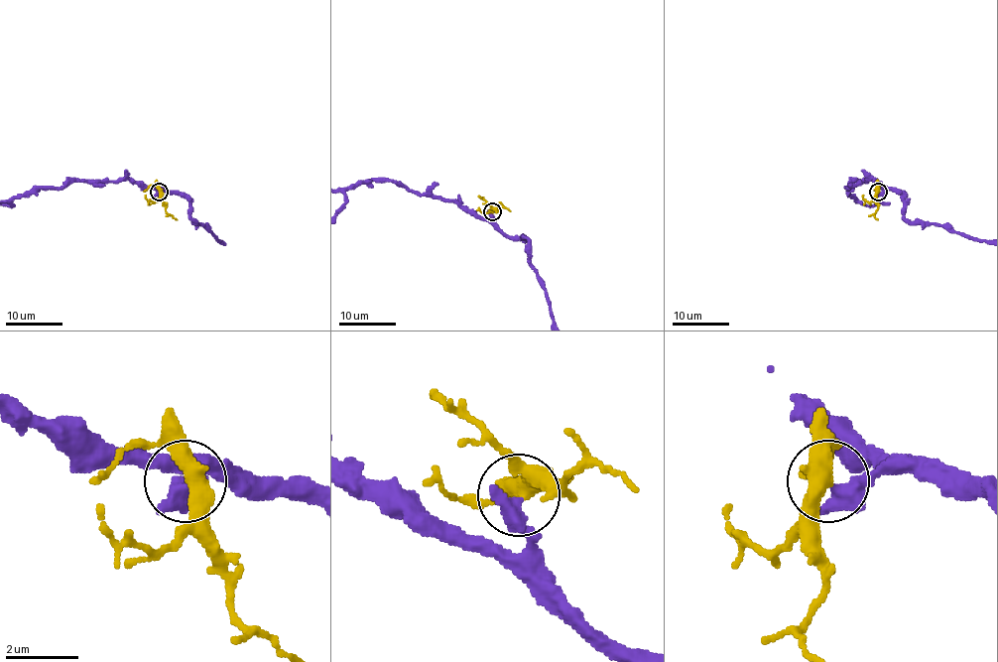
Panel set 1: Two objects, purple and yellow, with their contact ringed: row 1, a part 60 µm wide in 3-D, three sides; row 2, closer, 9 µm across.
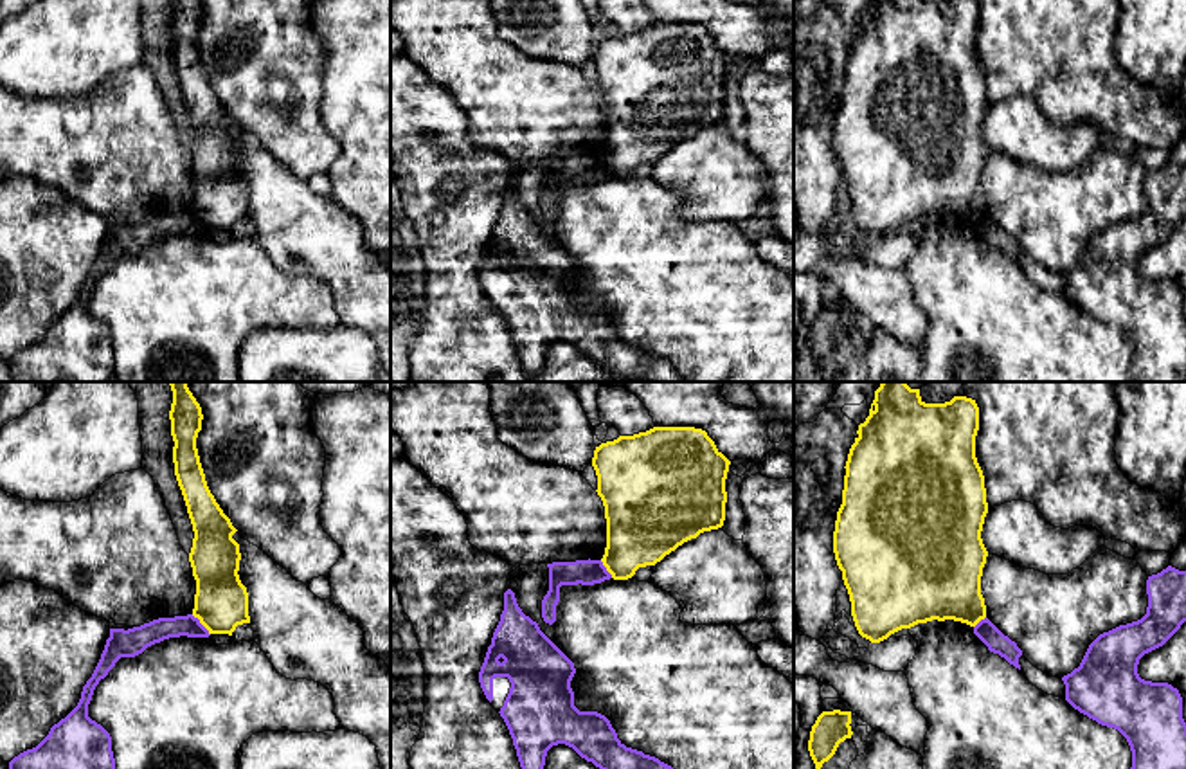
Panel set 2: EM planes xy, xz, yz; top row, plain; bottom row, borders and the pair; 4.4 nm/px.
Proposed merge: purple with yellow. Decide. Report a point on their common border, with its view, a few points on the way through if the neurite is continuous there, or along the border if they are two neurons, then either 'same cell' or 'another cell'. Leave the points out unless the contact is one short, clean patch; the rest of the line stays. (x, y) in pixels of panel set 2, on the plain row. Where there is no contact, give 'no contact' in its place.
xy (200, 220) | along xy (191, 211), (209, 231) | another cell

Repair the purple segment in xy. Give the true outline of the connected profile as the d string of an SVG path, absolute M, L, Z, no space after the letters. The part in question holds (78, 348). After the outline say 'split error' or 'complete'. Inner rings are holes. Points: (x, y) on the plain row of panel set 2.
M193 211L158 214L133 225L110 225L101 256L81 288L77 303L32 346L9 358L13 382L108 382L115 376L110 330L88 313L101 276L121 254L135 254L169 234L209 234Z; complete

